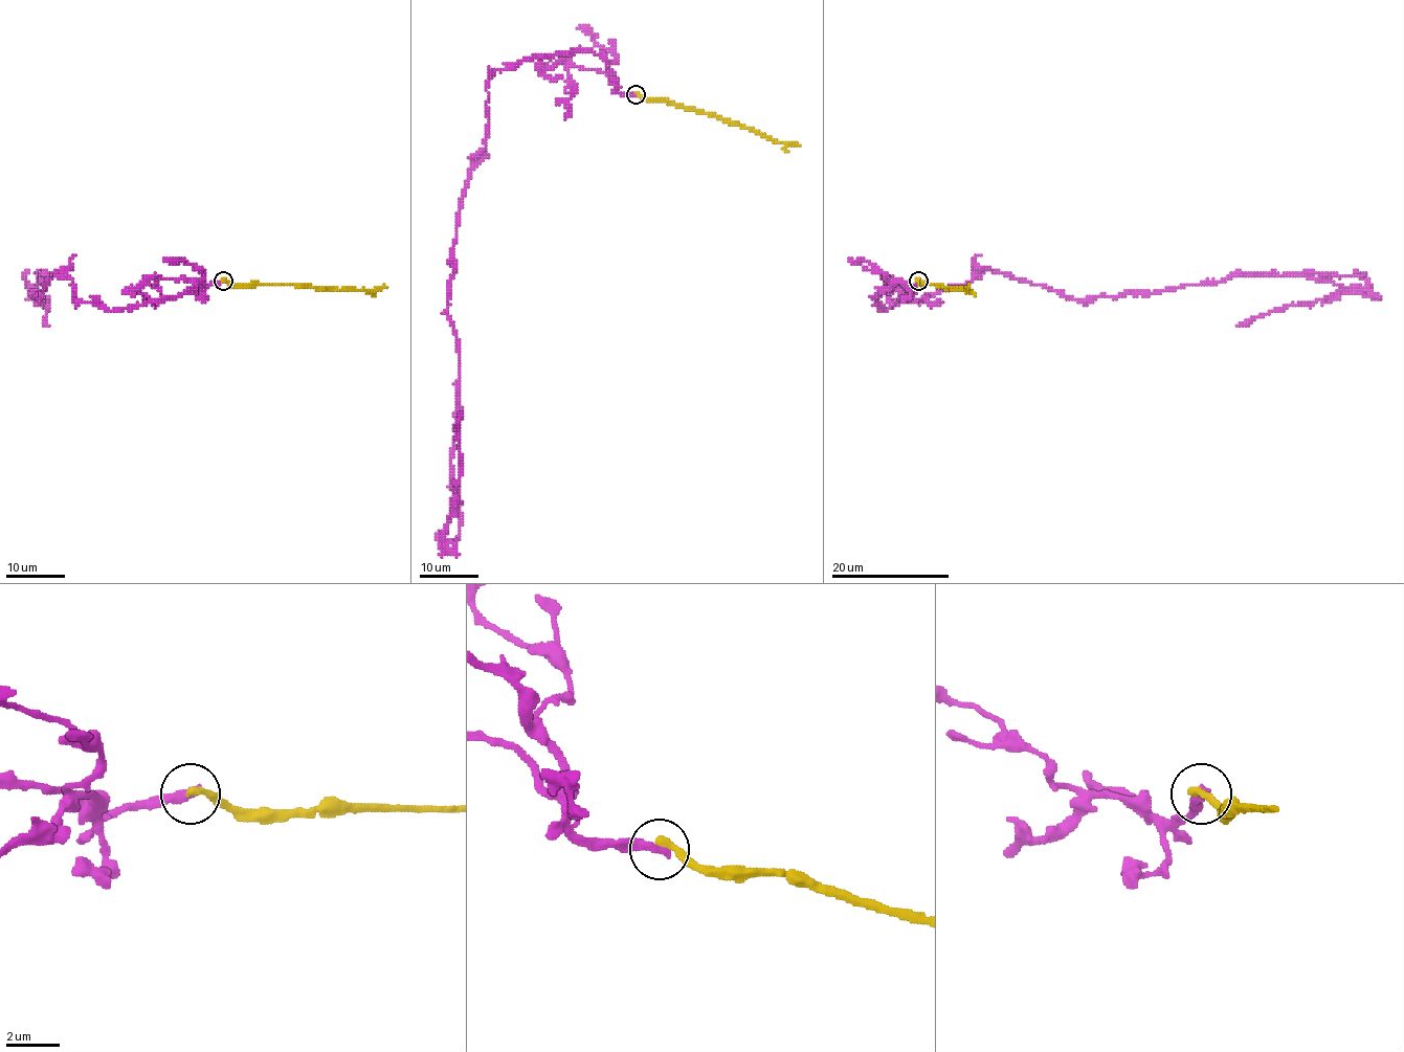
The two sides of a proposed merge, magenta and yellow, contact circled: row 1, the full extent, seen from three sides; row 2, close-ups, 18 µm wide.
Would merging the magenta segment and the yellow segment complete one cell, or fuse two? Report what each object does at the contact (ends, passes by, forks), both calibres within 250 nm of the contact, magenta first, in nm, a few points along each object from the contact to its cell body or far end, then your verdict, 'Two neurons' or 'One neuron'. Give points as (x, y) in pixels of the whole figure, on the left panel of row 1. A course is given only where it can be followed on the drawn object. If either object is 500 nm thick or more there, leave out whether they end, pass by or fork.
At the ring magenta ends. At the ring yellow ends. Thickness 380 nm (magenta) against 300 nm. Course of magenta: (223, 281), (108, 310), (74, 303), (69, 269), (35, 296), (39, 273), (46, 327). Course of yellow: (223, 281), (231, 285), (303, 285), (343, 289), (386, 287). Two neurons

